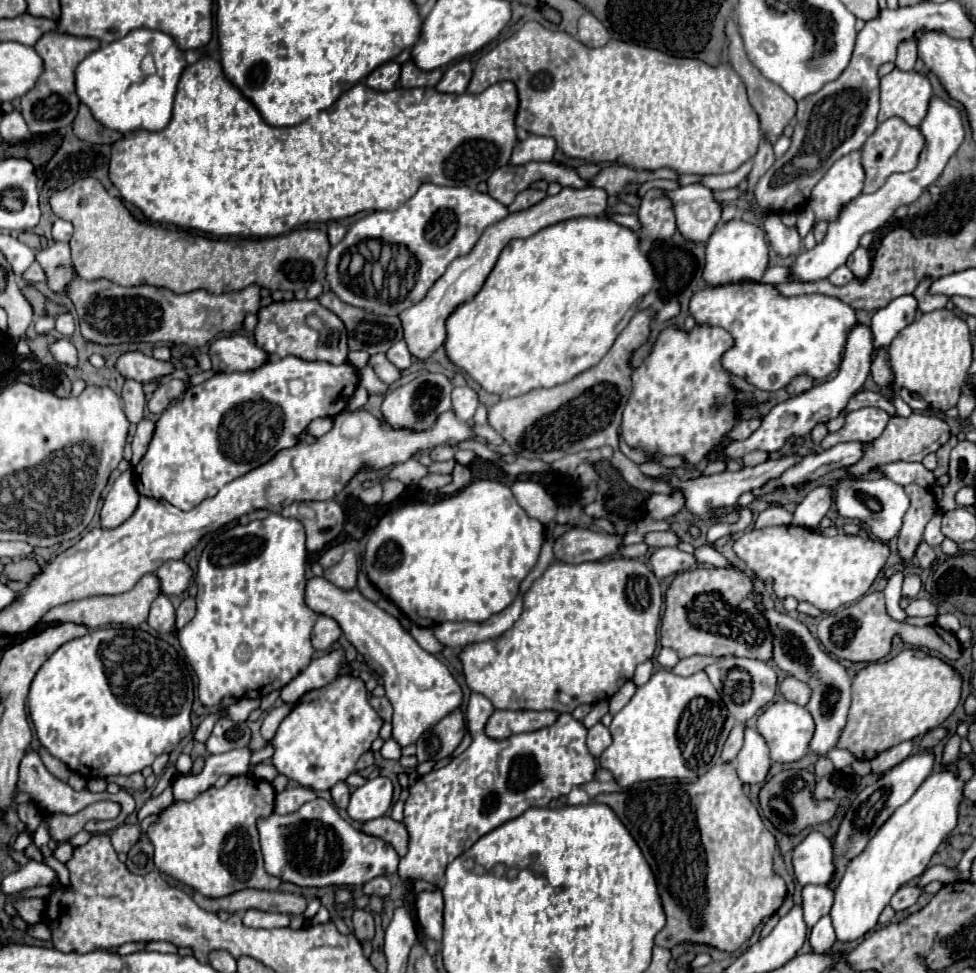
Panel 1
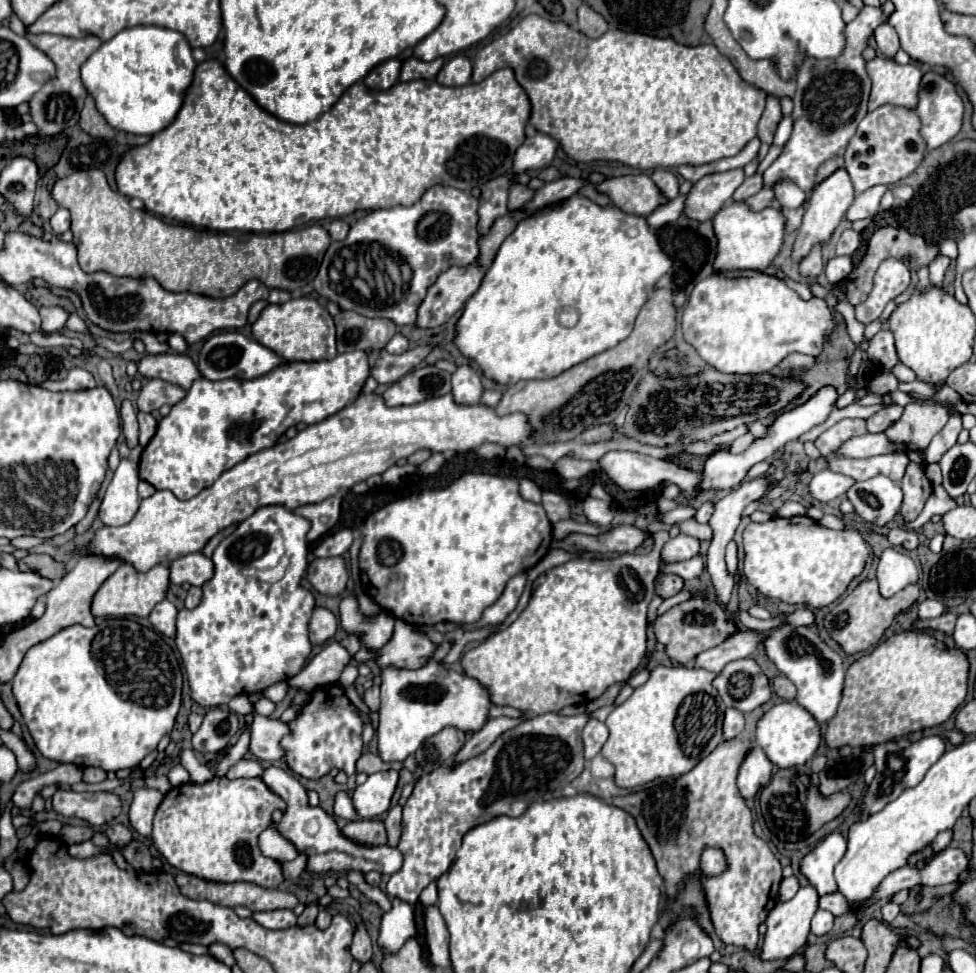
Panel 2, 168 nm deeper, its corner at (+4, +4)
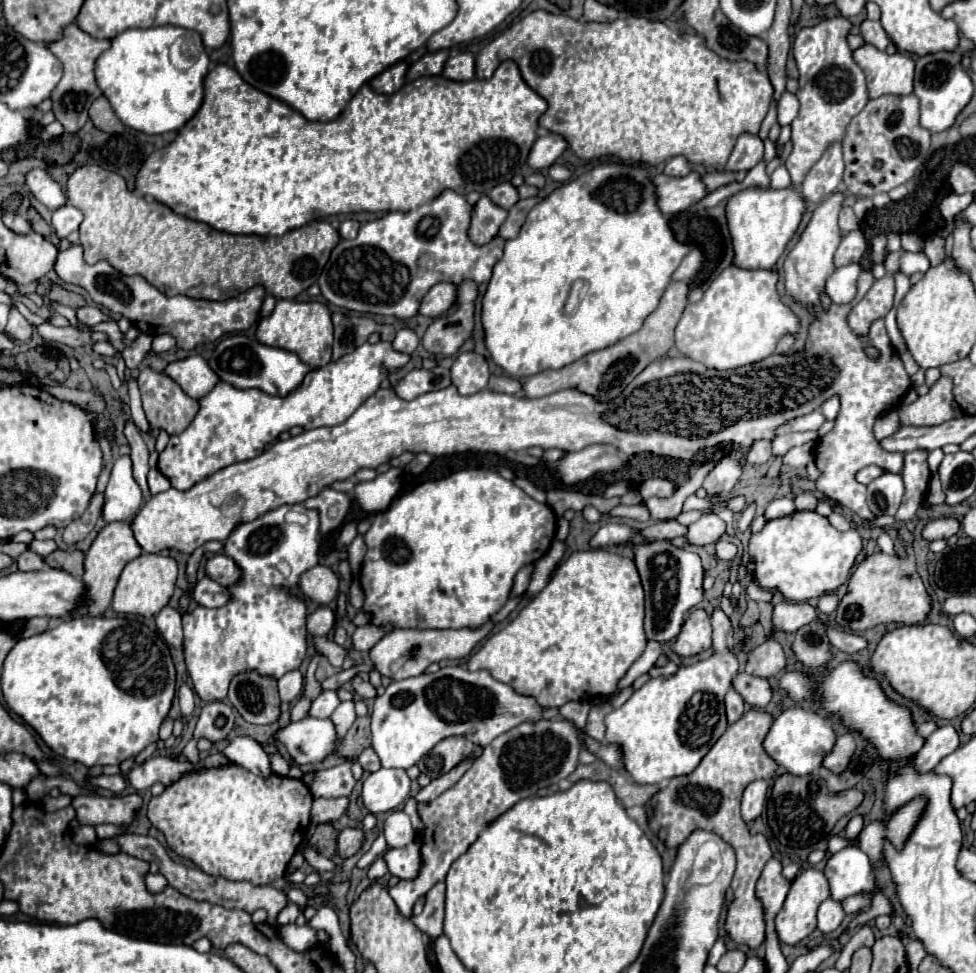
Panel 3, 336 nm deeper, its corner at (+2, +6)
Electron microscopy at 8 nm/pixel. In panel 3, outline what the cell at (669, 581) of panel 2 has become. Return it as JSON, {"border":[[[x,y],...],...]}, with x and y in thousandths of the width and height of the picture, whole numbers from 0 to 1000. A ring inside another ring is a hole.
{"border":[[[633,536],[619,539],[607,553],[605,561],[607,563],[635,561],[648,565],[650,580],[654,584],[662,613],[662,637],[660,637],[662,658],[672,658],[676,662],[691,658],[699,645],[703,631],[719,617],[721,584],[717,571],[703,563],[689,561],[686,555],[664,555],[658,551],[656,545],[650,545]]]}

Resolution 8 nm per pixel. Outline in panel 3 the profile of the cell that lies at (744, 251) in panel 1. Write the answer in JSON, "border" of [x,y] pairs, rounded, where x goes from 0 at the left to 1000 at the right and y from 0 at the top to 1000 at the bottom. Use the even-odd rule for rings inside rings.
{"border":[[[764,193],[754,197],[744,212],[748,243],[752,247],[752,271],[758,275],[791,275],[818,236],[826,206],[814,193]]]}

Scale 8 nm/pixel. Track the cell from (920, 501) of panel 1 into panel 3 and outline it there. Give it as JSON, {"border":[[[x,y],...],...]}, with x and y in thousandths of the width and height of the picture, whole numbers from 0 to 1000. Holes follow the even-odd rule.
{"border":[[[934,462],[934,465],[926,467],[924,491],[928,497],[928,508],[924,512],[924,518],[918,526],[918,530],[916,530],[920,536],[934,534],[939,524],[947,516],[947,508],[949,508],[951,491],[953,491],[949,471],[951,471],[951,462]]]}

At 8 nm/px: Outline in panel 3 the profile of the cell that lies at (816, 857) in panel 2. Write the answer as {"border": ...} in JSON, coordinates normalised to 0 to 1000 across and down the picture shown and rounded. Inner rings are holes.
{"border":[[[867,869],[850,880],[844,898],[850,906],[850,921],[859,927],[881,917],[895,917],[898,913],[891,882],[877,869]]]}

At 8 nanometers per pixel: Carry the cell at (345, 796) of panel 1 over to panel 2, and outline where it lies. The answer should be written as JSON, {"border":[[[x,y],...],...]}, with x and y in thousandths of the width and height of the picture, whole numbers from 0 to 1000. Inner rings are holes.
{"border":[[[346,814],[344,822],[342,822],[342,837],[346,841],[355,841],[355,843],[367,843],[367,837],[361,828],[361,822],[357,818],[357,814]]]}

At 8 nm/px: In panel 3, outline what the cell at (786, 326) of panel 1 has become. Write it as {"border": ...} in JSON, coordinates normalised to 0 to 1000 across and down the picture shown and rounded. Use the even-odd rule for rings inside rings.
{"border":[[[748,273],[727,292],[721,300],[721,306],[713,312],[705,312],[695,335],[693,335],[693,358],[699,366],[721,374],[732,380],[750,380],[756,376],[764,376],[777,372],[789,364],[793,364],[793,356],[799,345],[818,341],[818,327],[797,308],[795,302],[797,282],[793,277],[762,277],[756,273]]]}

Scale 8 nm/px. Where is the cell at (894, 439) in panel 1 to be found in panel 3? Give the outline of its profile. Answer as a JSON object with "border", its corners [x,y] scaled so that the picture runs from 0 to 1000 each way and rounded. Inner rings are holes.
{"border":[[[963,386],[949,407],[943,407],[934,415],[922,417],[922,434],[928,438],[959,438],[980,428],[975,405],[975,391]]]}

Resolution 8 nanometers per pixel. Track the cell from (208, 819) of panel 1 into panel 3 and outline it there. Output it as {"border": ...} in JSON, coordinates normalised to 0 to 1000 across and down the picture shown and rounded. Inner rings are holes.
{"border":[[[230,785],[221,789],[205,789],[174,806],[168,816],[154,822],[152,841],[168,855],[172,869],[180,878],[197,884],[209,896],[230,900],[234,904],[277,909],[279,904],[291,900],[297,882],[311,865],[311,857],[318,847],[320,822],[318,810],[309,802],[285,795],[277,795],[273,800],[260,798],[244,785]]]}

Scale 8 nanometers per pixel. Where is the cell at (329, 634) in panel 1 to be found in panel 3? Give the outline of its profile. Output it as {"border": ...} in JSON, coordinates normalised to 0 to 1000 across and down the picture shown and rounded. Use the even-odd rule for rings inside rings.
{"border":[[[328,623],[316,633],[316,650],[320,654],[336,654],[342,643],[342,629],[336,623]]]}

